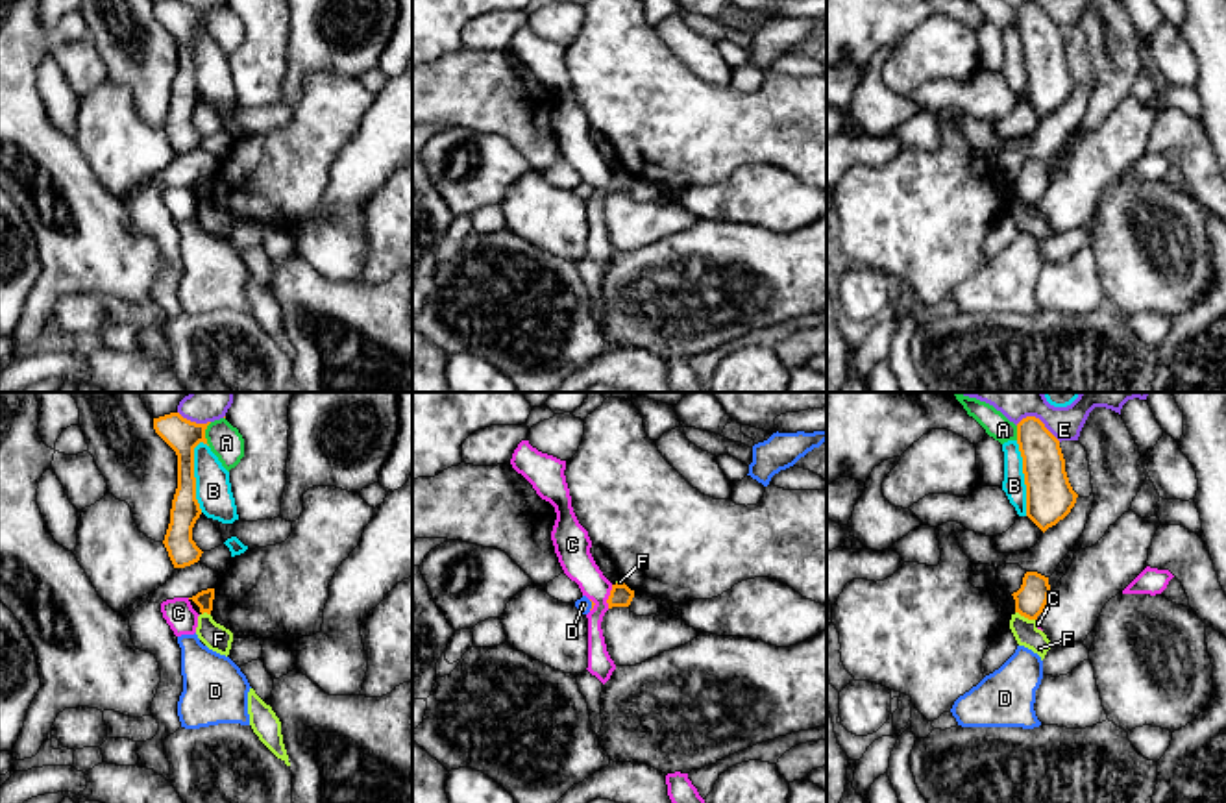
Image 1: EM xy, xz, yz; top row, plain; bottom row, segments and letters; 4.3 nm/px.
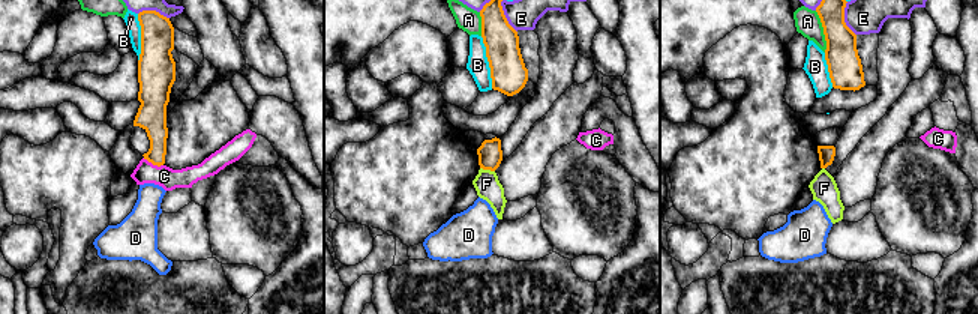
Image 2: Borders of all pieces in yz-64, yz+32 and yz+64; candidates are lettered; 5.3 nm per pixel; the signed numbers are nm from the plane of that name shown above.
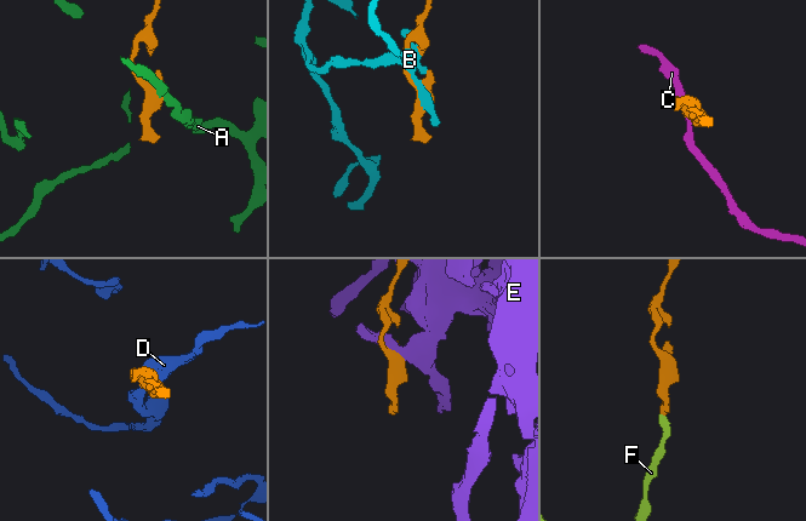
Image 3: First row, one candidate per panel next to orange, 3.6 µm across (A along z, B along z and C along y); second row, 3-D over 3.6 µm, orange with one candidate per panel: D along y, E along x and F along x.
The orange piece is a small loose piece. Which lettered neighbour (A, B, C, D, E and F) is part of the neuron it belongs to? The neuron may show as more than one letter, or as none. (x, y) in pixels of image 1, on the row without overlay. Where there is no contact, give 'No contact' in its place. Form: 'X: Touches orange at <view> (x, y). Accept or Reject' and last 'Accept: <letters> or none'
A: Touches orange at xy (204, 19). Reject
B: Touches orange at xy (193, 61). Reject
C: Touches orange at xz (609, 182). Reject
D: Touches orange at xz (592, 191). Accept
E: Touches orange at yz (1038, 4). Reject
F: Touches orange at yz (1025, 202). Reject
Accept: D

